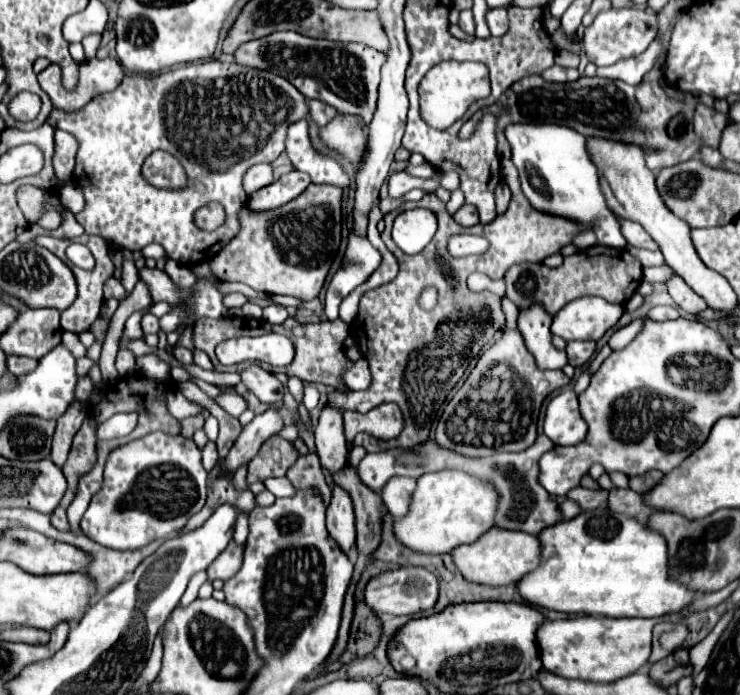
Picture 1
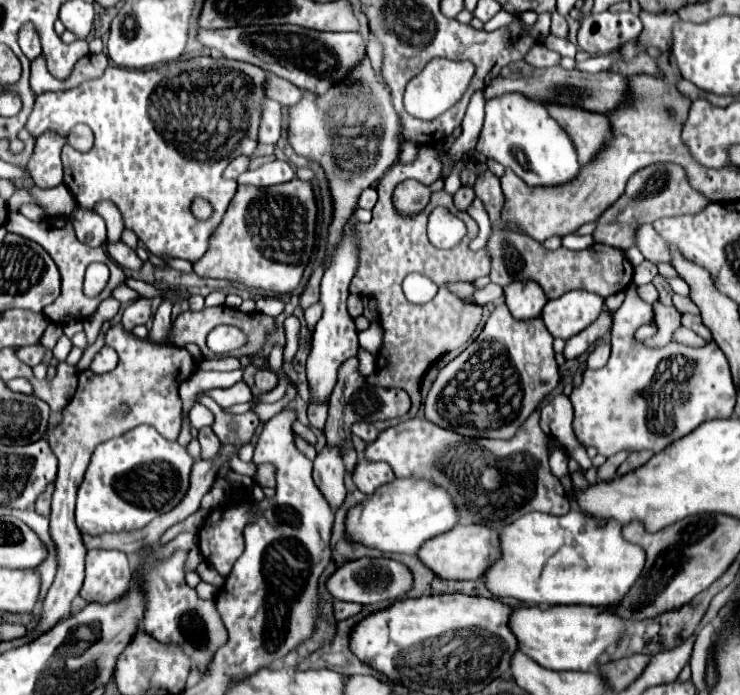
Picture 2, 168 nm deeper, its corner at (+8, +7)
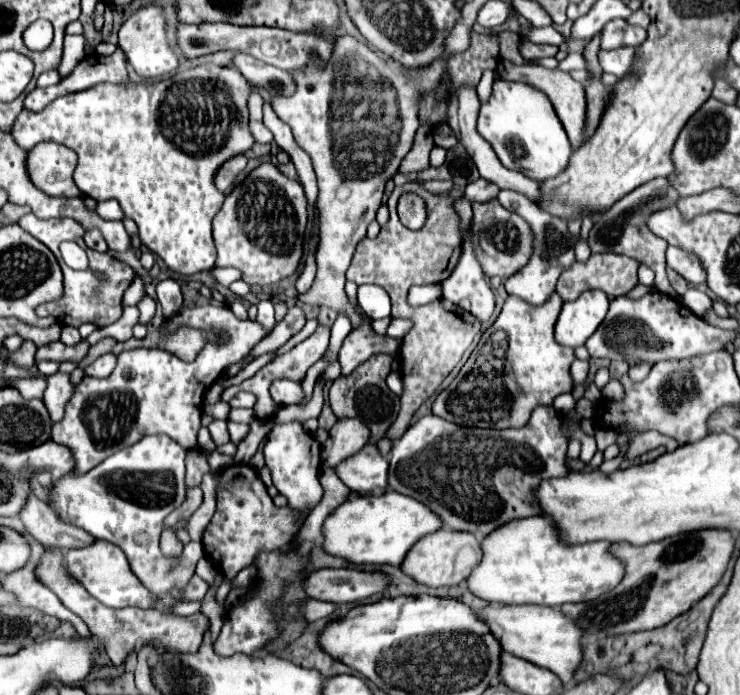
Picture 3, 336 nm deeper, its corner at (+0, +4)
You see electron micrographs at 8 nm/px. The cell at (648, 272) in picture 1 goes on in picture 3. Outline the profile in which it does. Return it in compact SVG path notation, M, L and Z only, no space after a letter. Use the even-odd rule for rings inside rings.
M690 288L690 290L682 296L682 300L684 300L684 304L686 304L696 316L704 316L708 310L712 310L712 298L710 298L706 292L698 290L698 288Z

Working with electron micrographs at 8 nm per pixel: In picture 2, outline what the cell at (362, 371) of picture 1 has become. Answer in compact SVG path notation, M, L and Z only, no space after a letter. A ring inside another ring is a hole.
M360 347L357 353L358 361L360 361L360 367L358 367L358 371L360 371L360 375L372 375L374 371L376 371L376 357L370 353L370 351L366 351L366 349L362 349Z

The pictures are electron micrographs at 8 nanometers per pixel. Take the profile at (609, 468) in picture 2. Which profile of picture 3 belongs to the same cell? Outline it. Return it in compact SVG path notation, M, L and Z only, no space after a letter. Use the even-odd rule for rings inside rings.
M640 432L634 442L630 444L630 450L628 450L628 456L626 458L636 458L656 446L666 446L668 452L676 450L678 444L676 440L668 440L668 436L660 436L660 432Z

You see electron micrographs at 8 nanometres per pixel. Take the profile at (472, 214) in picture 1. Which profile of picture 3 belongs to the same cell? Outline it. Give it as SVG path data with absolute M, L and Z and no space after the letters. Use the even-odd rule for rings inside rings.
M478 178L476 182L470 182L470 184L466 186L464 196L466 196L470 202L474 202L474 200L476 200L476 202L488 202L488 200L496 198L498 192L500 192L500 188L496 188L496 184L488 182L488 180L484 180L484 178Z

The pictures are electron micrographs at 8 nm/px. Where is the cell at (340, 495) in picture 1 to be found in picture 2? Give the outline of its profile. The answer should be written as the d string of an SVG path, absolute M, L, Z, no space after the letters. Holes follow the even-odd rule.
M324 447L324 451L320 451L314 459L314 483L332 509L338 509L346 499L344 477L346 469L340 453L336 449Z

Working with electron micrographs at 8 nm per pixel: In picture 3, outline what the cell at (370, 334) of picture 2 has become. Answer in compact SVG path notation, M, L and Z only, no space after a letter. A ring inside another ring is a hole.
M392 318L386 334L392 336L392 338L402 338L410 328L412 328L410 320L406 320L406 318Z

